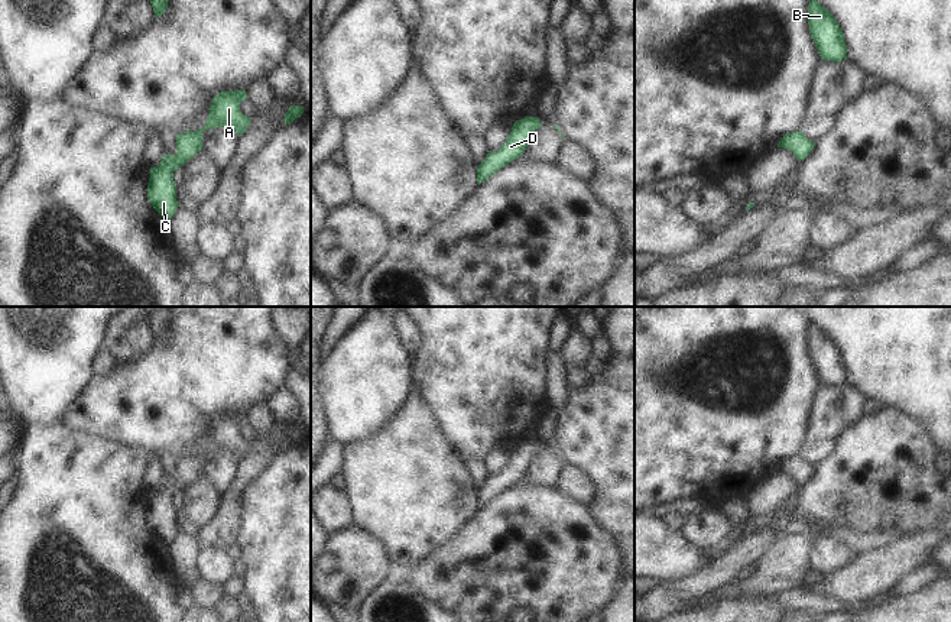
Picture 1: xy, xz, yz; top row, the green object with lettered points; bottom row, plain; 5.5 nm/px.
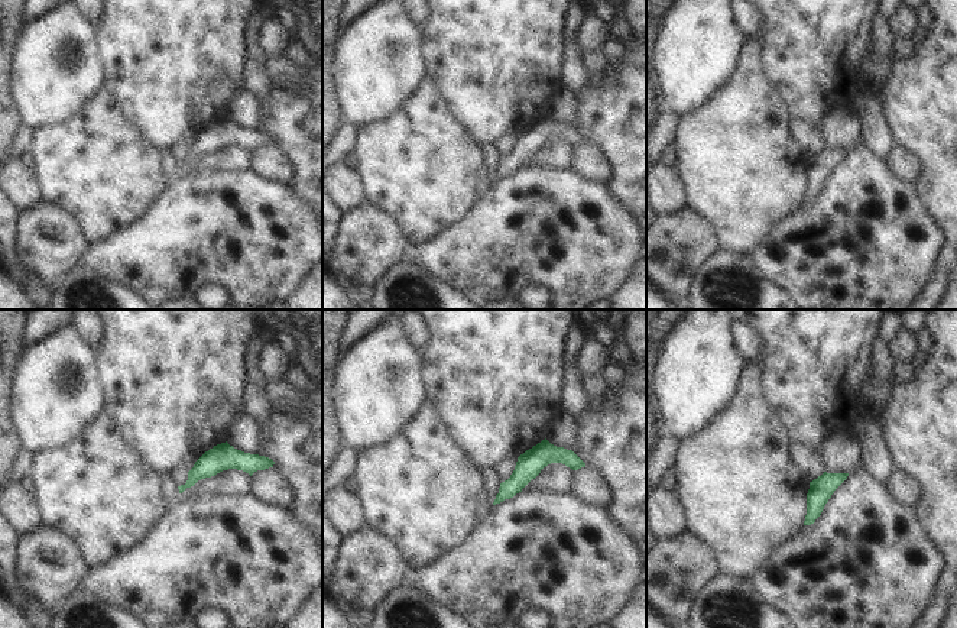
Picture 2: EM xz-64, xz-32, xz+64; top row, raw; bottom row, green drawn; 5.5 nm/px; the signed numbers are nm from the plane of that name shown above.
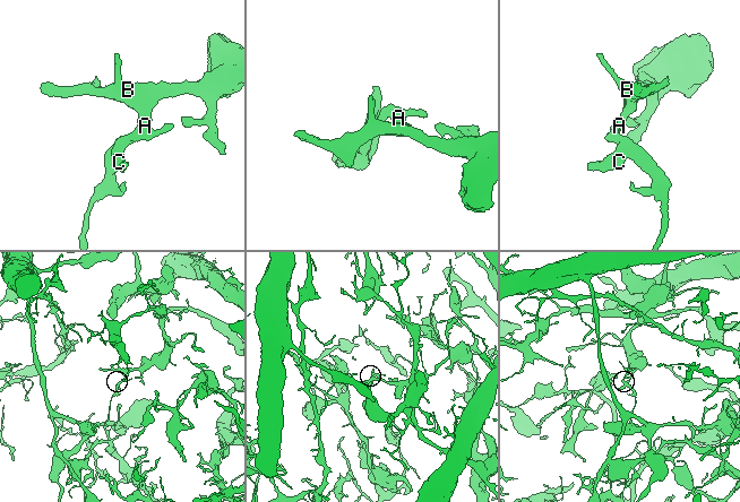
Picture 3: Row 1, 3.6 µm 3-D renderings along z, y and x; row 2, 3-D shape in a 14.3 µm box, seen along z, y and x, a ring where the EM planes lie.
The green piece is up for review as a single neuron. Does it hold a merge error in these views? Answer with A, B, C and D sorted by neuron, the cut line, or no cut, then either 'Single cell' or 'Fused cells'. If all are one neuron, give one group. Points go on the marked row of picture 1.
Groups: A B C D. No split. Single cell.

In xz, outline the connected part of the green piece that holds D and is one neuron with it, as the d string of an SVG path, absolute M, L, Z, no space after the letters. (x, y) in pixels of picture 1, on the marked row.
M530 116L516 120L504 145L497 152L489 152L486 159L477 166L477 184L480 185L500 168L523 155L529 145L530 135L538 130L541 124L538 117Z

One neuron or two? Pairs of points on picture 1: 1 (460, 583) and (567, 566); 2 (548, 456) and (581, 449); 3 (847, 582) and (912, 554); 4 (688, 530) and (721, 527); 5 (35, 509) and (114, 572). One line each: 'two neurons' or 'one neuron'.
1: one neuron
2: two neurons
3: one neuron
4: one neuron
5: one neuron

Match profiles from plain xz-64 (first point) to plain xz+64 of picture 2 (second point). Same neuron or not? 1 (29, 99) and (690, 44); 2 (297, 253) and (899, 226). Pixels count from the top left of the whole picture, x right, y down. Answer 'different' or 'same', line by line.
1: same
2: same

